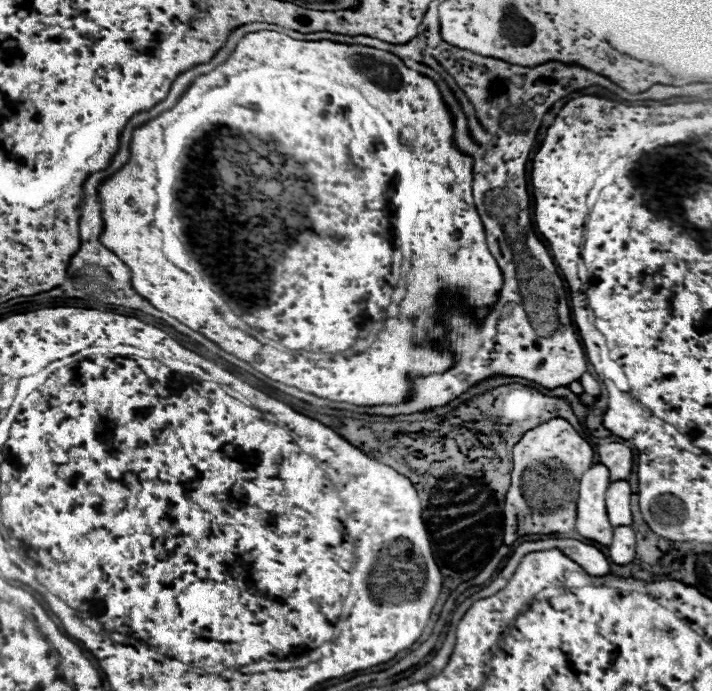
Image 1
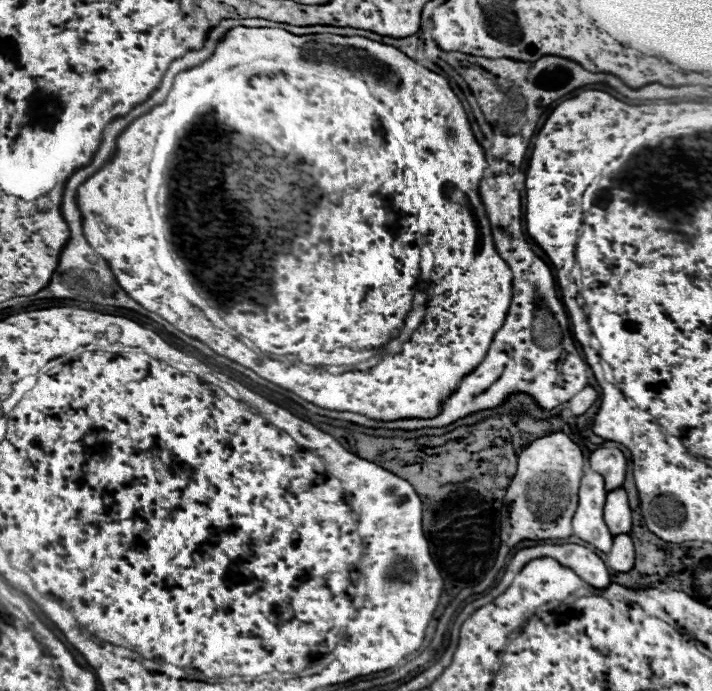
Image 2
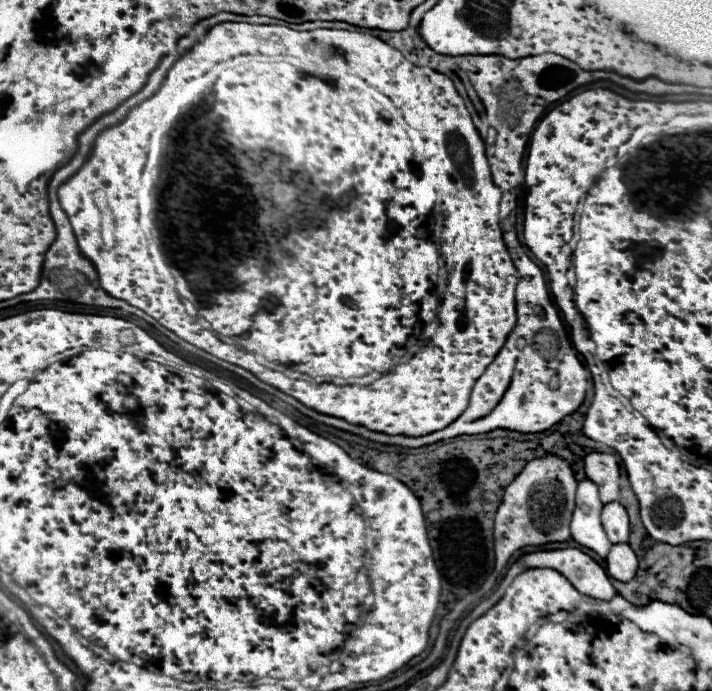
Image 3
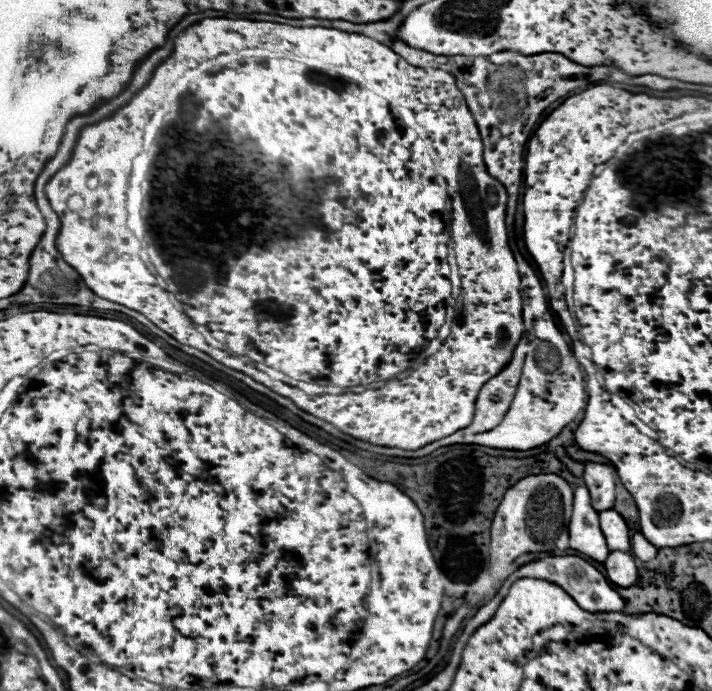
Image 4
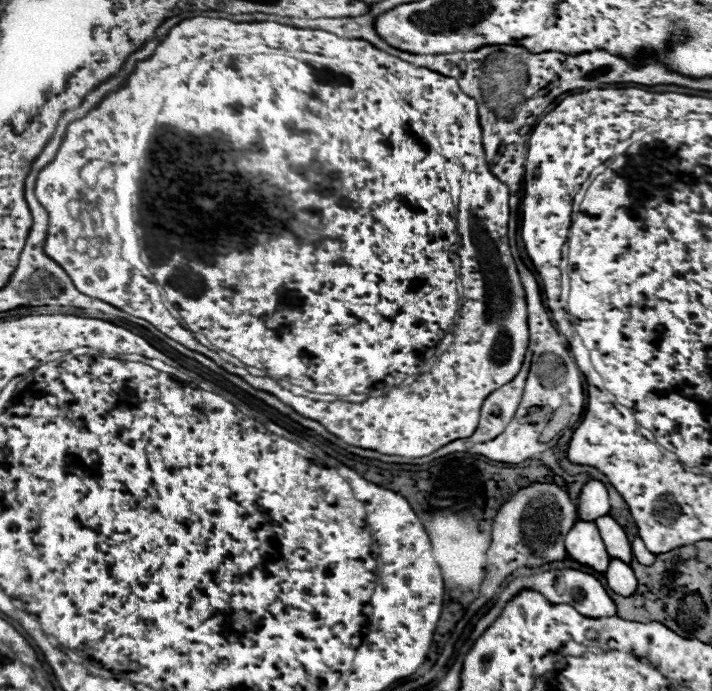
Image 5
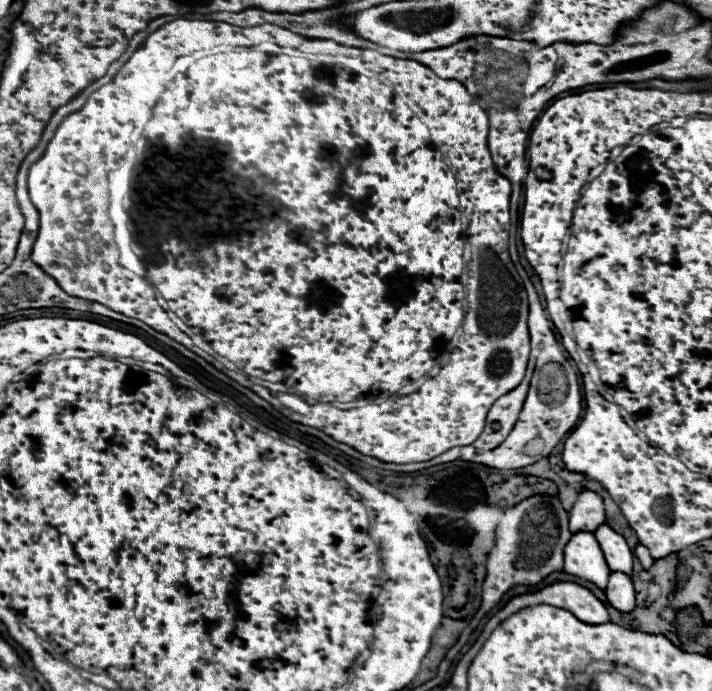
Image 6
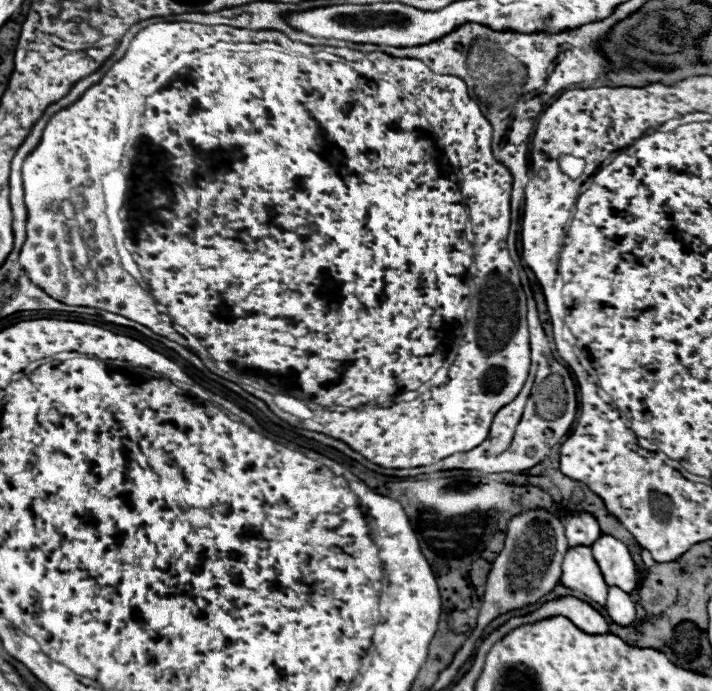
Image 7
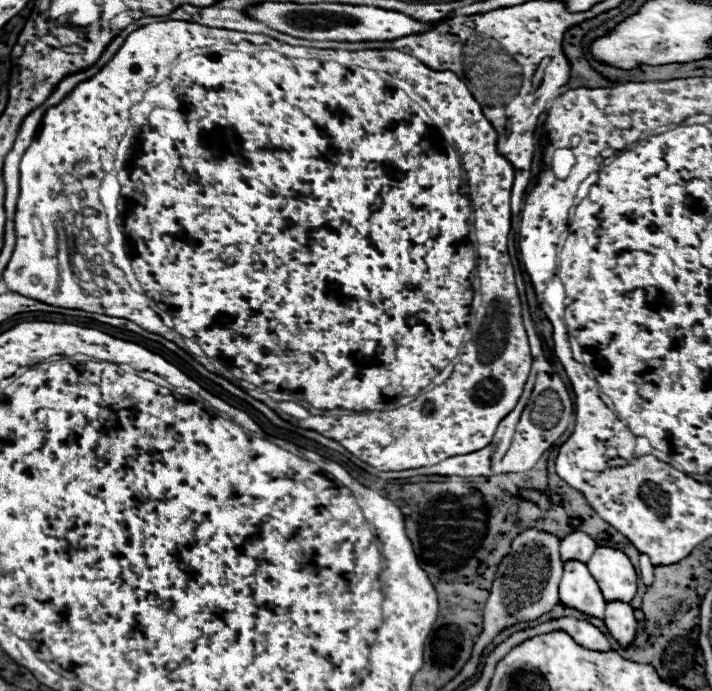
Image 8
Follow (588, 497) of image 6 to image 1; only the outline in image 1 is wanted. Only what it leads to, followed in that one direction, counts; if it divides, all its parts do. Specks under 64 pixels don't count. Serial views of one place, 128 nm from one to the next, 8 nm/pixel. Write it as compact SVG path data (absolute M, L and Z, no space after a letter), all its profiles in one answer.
M612 442L598 448L598 462L606 464L610 470L610 480L626 480L626 476L632 472L632 450L624 444Z

